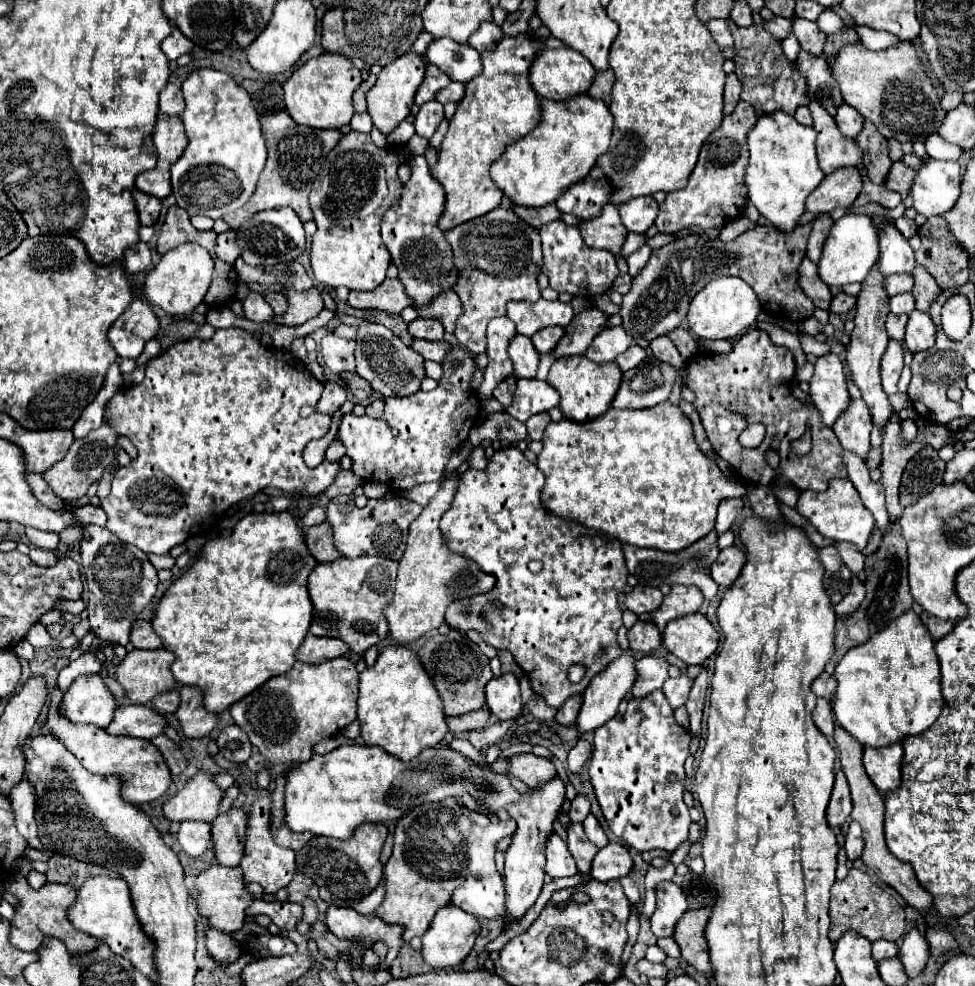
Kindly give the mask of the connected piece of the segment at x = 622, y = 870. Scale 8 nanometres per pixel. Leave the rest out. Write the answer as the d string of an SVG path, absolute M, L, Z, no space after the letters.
M609 843L607 847L599 849L595 861L591 865L591 877L597 881L611 881L621 879L631 871L631 855L621 843Z

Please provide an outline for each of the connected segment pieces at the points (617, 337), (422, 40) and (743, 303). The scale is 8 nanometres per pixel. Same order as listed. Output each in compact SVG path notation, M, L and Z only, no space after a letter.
M621 325L617 327L605 327L589 345L585 357L597 363L607 363L607 361L615 361L617 355L625 353L631 345L639 345L644 349L649 346L649 342L644 338L635 339L627 333Z
M421 31L421 35L415 39L415 43L413 43L411 51L413 51L413 53L417 53L417 55L425 55L427 45L429 45L431 41L433 41L433 35L429 35L427 31Z
M719 277L713 283L707 283L707 287L693 297L687 311L689 333L695 339L733 339L741 335L747 327L755 325L759 313L761 313L761 303L755 291L743 279Z

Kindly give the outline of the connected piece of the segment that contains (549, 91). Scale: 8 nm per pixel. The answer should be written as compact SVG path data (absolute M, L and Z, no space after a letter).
M543 47L533 57L533 63L529 69L529 81L533 91L543 99L553 99L553 101L565 101L573 95L587 93L593 77L595 77L593 65L585 59L585 55L581 55L579 51L573 51L571 47L559 47L559 49Z

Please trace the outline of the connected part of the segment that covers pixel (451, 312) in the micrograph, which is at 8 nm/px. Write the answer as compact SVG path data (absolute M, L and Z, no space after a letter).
M441 291L429 305L413 305L419 317L435 317L443 323L447 333L453 333L455 321L461 315L461 301L455 291Z

